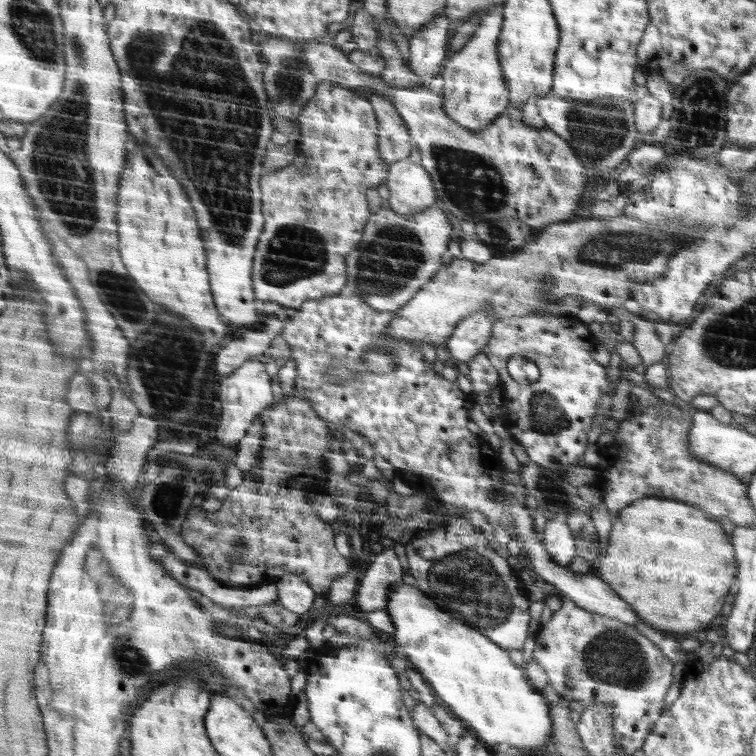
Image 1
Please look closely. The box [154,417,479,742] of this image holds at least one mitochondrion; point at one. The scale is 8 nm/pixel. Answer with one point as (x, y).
(236, 550)

